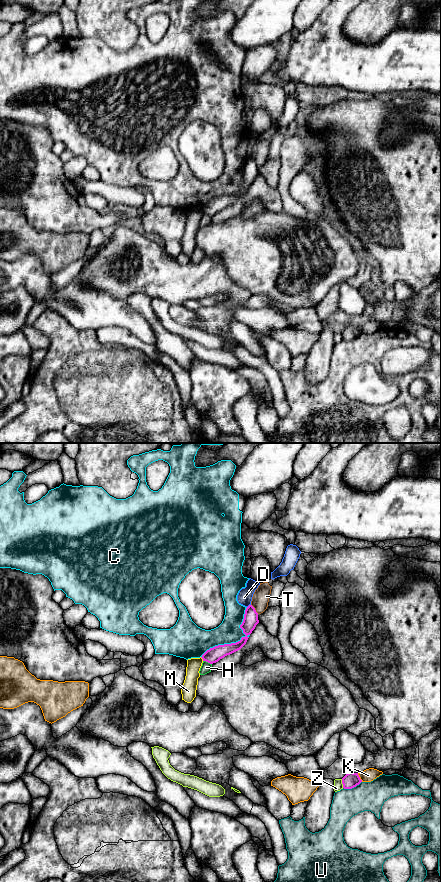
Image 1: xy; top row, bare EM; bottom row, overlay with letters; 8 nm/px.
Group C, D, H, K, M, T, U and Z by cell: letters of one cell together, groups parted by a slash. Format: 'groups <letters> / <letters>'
groups C / D / H / K / M / T / U / Z

